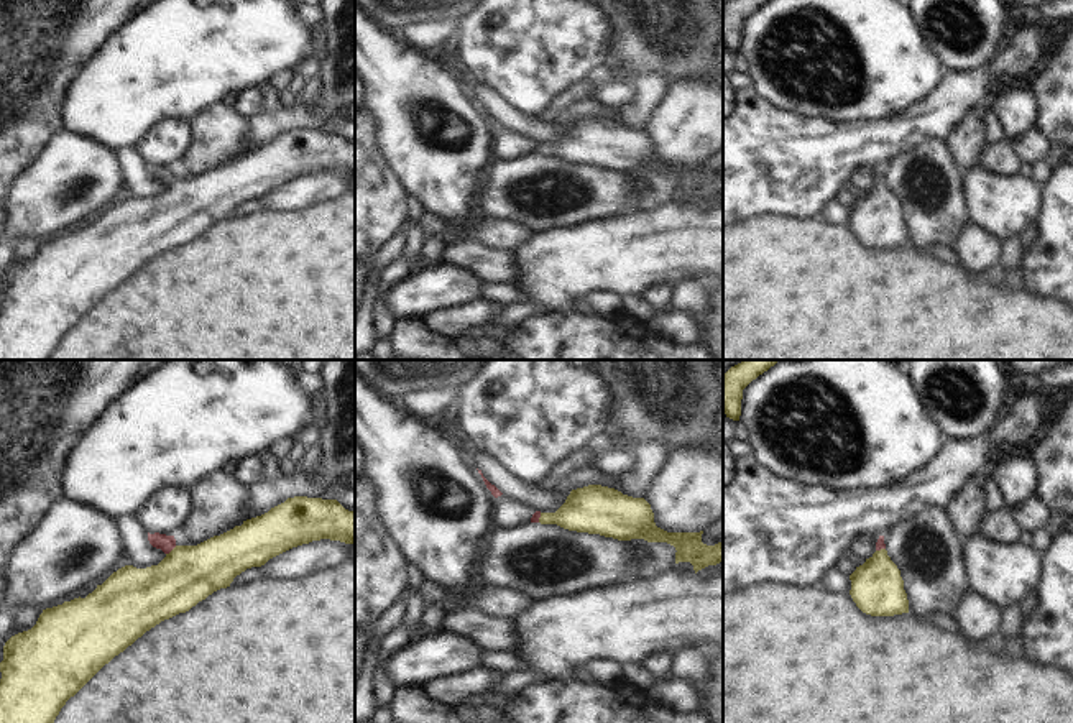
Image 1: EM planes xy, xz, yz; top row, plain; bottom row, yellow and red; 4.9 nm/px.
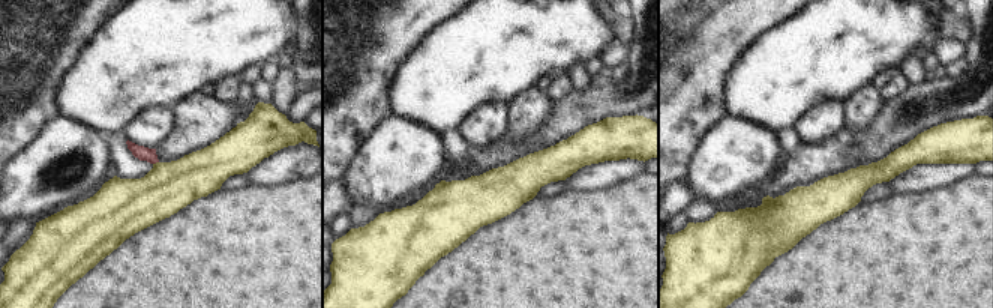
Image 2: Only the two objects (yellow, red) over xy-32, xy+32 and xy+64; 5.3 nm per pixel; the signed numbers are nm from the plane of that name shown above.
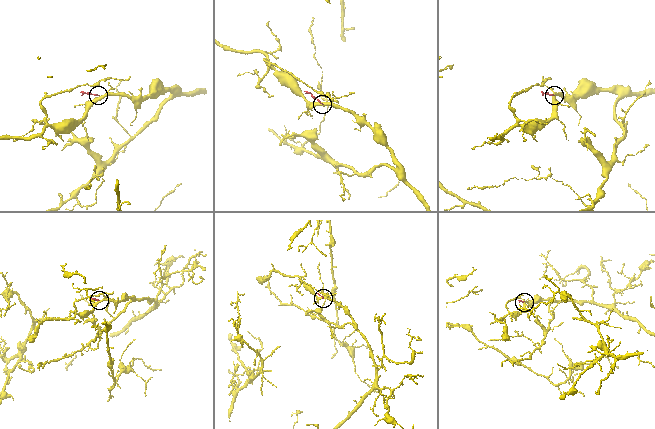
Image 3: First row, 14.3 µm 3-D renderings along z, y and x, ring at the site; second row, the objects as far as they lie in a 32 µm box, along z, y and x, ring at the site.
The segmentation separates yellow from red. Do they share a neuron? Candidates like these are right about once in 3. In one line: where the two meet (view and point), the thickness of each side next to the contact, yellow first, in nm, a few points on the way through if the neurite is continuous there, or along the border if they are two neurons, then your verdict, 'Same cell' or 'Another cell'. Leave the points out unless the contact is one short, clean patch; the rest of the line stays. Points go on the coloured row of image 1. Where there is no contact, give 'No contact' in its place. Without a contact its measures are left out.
Touches yellow at xy (173, 549). Thickness 280 nm (yellow) against 80 nm. Path across: xy (188, 574), (173, 549), (160, 541). Same cell

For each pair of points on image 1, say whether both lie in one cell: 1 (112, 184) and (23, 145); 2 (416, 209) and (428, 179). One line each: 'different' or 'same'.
1: different
2: different

